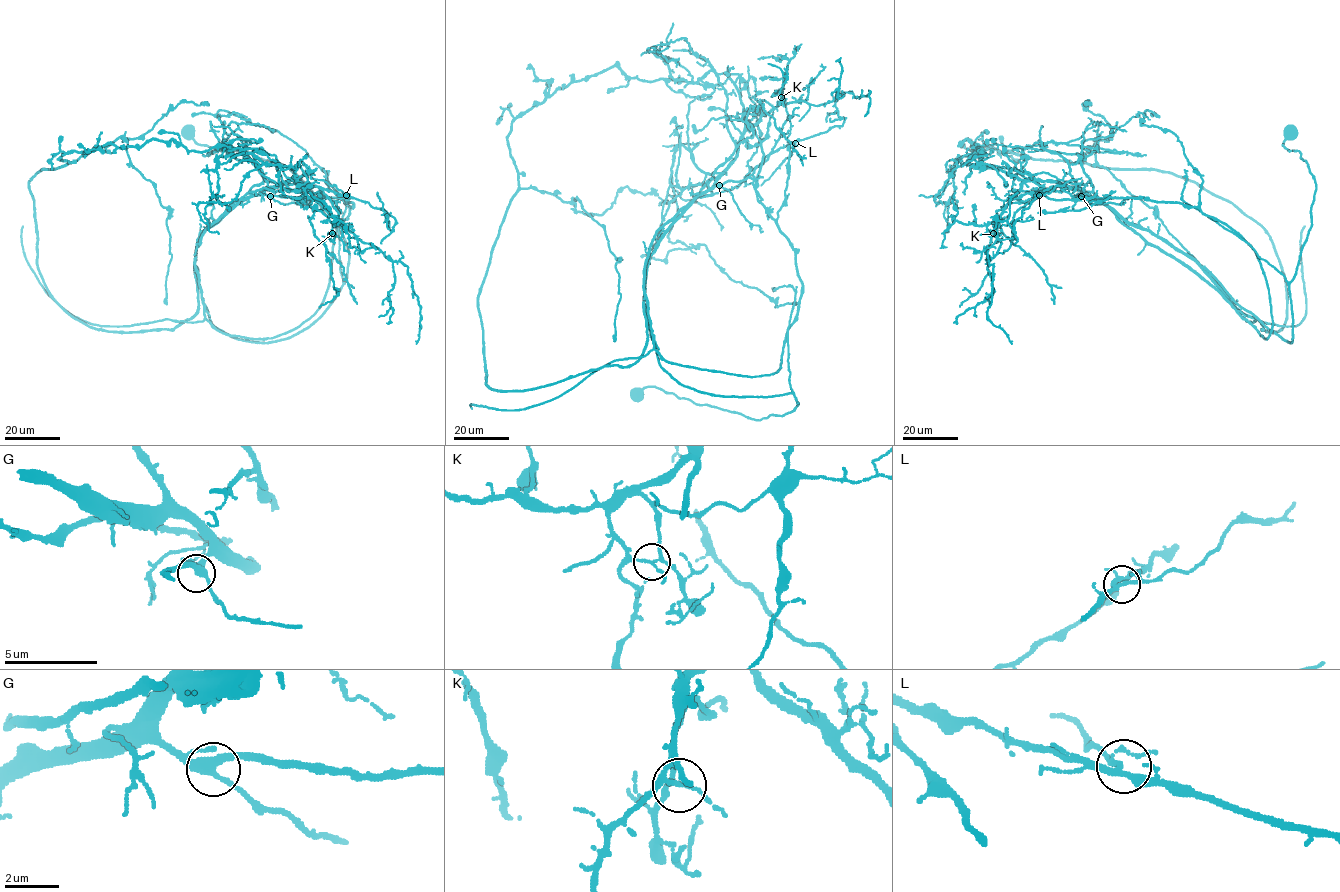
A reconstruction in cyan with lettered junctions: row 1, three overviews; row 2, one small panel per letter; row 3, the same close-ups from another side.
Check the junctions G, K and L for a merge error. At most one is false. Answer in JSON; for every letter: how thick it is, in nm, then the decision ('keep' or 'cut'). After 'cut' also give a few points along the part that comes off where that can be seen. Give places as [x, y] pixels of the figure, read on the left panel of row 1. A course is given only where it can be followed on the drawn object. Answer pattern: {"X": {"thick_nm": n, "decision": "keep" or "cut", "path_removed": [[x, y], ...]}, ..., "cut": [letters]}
{"G": {"thick_nm": 320, "decision": "keep"}, "K": {"thick_nm": 130, "decision": "cut", "path_removed": [[332, 233], [316, 186], [254, 185], [196, 246], [219, 331], [309, 318], [353, 203], [244, 159]]}, "L": {"thick_nm": 190, "decision": "keep"}, "cut": ["K"]}

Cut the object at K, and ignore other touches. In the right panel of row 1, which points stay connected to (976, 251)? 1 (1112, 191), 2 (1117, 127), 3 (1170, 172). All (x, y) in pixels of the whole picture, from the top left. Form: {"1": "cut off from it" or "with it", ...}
{"1": "cut off from it", "2": "with it", "3": "with it"}

